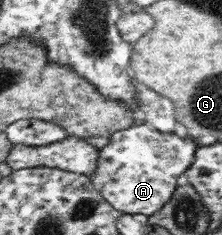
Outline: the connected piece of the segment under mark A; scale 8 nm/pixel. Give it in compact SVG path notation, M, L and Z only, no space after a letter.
M146 122L114 132L109 143L98 150L98 166L90 176L94 187L118 211L126 214L144 214L150 216L160 211L170 200L178 184L182 182L184 172L194 160L194 152L198 144L192 137L181 138L176 133L164 133L156 130Z

